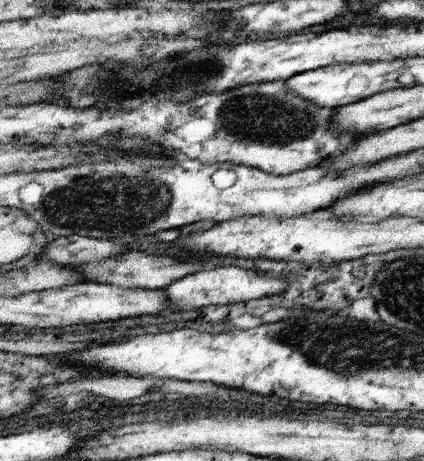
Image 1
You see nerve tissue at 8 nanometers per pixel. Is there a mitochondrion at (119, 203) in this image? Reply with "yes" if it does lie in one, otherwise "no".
yes

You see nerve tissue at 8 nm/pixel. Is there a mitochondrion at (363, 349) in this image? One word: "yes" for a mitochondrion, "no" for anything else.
yes

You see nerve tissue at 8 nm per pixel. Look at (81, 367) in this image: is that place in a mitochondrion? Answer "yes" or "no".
no

